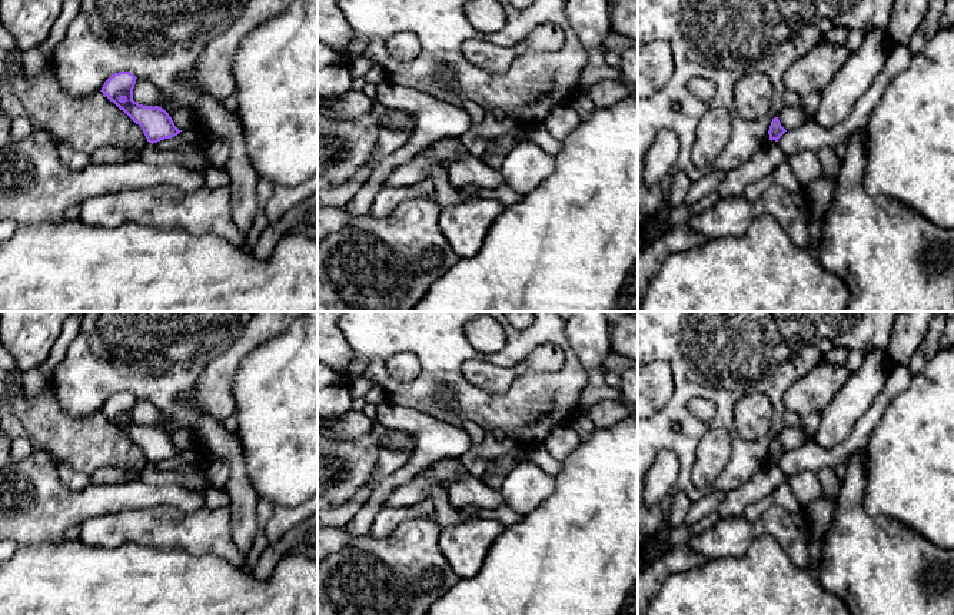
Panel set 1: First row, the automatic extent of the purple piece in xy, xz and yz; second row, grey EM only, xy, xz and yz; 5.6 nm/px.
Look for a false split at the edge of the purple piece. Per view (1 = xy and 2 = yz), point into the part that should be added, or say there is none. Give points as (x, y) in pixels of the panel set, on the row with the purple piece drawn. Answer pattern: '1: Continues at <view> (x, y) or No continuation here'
1: No continuation here
2: No continuation here

